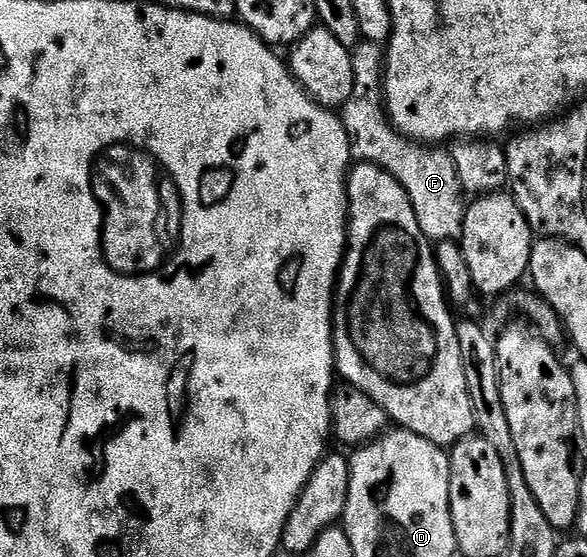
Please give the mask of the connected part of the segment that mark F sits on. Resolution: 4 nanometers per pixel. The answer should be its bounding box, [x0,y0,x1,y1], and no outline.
[341,40,465,243]

